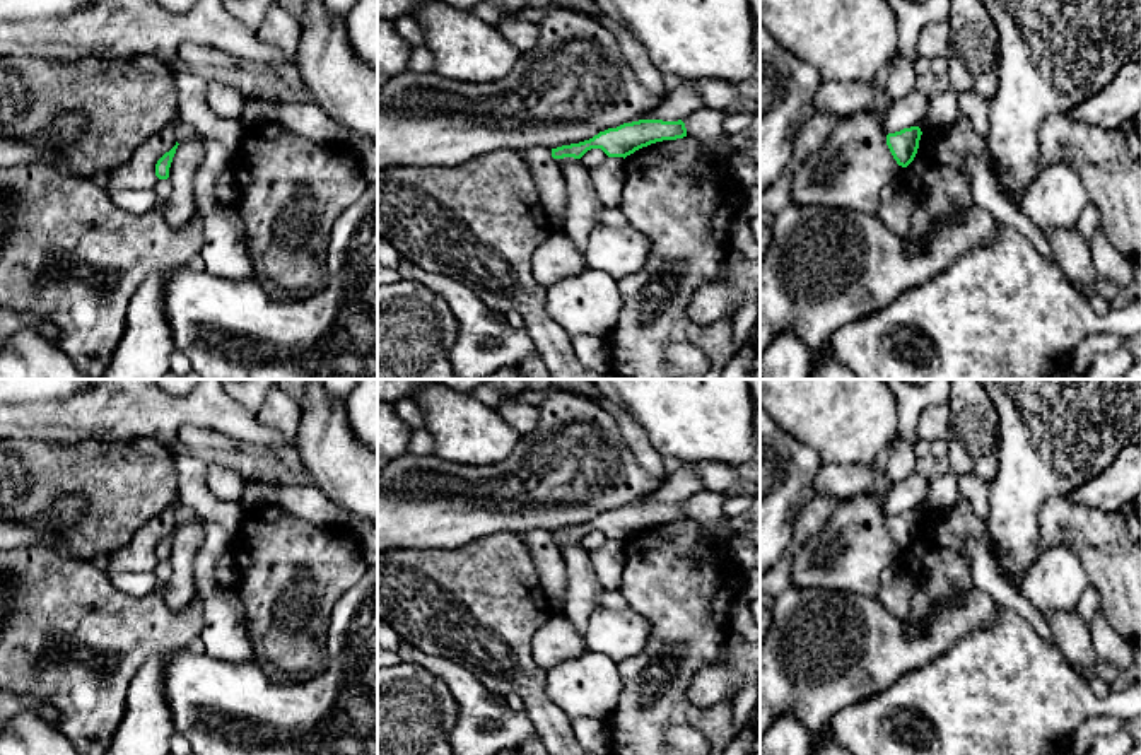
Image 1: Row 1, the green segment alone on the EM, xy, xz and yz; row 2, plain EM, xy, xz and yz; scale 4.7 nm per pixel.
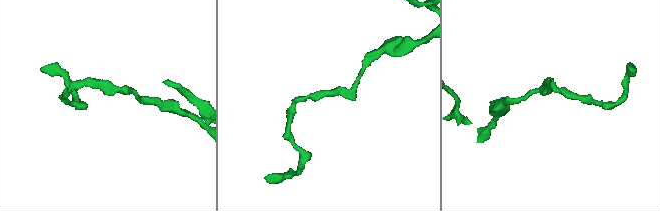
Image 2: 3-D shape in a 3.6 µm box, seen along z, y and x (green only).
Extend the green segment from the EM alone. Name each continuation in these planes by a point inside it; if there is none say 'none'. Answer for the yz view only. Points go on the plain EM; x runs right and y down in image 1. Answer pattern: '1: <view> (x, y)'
none

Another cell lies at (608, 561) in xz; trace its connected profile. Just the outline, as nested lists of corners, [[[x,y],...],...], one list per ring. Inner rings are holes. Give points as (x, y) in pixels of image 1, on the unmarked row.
[[[608,540],[603,547],[588,550],[605,591],[620,591],[625,564],[625,541]]]

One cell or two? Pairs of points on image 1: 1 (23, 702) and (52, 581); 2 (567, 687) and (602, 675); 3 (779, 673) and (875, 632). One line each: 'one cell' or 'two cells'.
1: two cells
2: one cell
3: one cell

